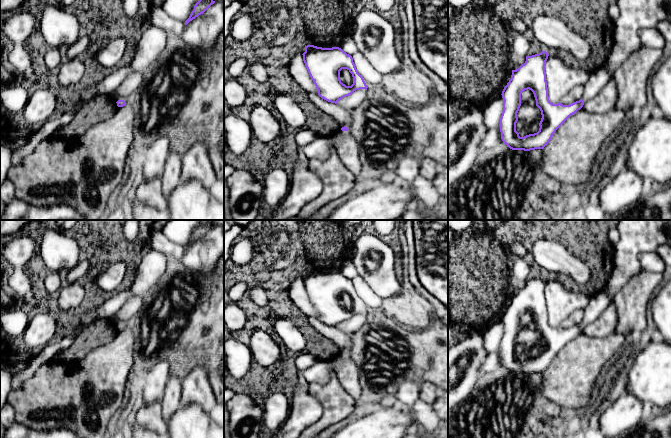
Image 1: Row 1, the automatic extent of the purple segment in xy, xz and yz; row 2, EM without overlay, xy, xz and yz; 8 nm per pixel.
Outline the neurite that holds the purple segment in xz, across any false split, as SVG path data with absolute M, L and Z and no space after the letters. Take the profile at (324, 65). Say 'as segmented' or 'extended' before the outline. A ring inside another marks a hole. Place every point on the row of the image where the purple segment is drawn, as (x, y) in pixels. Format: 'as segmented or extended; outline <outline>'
extended; outline M305 45L305 52L302 55L322 99L337 104L339 100L356 90L367 90L368 86L358 73L352 56L341 48Z

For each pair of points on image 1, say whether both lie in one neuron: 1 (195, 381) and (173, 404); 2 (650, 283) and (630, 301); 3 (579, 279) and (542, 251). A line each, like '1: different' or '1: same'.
1: same
2: same
3: same

